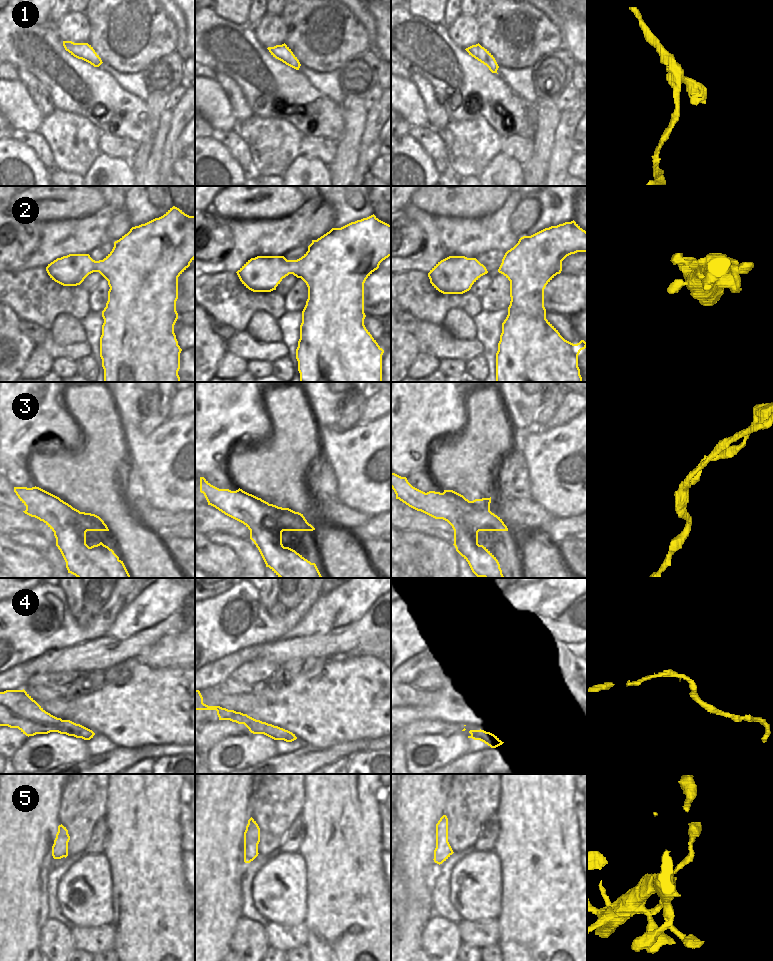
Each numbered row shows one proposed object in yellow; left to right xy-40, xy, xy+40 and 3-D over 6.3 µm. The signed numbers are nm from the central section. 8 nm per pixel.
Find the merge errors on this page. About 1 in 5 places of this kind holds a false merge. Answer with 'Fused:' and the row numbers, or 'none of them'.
Fused: 3

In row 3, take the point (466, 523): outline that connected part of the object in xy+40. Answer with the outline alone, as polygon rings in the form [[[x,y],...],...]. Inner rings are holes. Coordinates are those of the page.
[[[391,473],[391,488],[399,499],[409,507],[421,511],[435,519],[447,521],[454,530],[454,546],[456,551],[468,562],[472,572],[477,577],[504,578],[496,557],[483,545],[478,544],[479,531],[508,531],[502,519],[491,511],[473,511],[469,507],[448,496],[448,490],[443,493],[429,491],[427,493],[413,487],[406,477]]]

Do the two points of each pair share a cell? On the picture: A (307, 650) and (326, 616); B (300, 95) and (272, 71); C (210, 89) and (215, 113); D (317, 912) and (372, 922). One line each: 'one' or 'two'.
A: two
B: one
C: one
D: one

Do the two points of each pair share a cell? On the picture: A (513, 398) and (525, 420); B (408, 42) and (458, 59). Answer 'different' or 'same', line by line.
A: same
B: same

